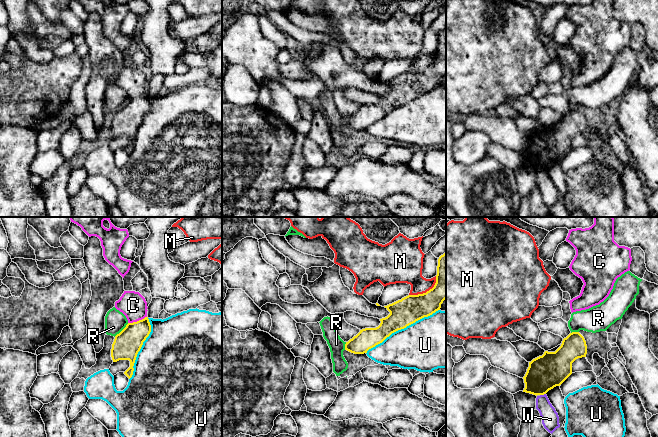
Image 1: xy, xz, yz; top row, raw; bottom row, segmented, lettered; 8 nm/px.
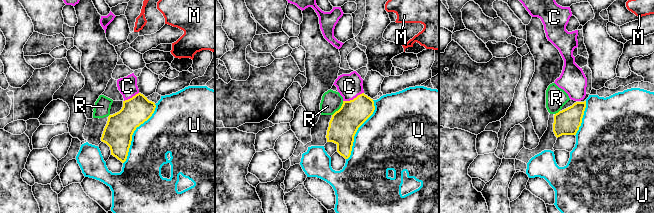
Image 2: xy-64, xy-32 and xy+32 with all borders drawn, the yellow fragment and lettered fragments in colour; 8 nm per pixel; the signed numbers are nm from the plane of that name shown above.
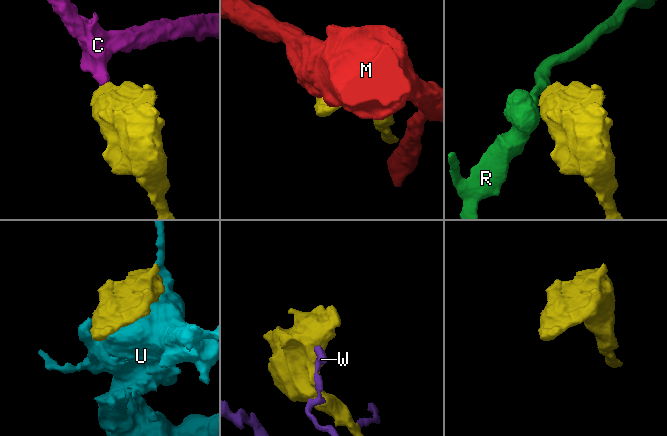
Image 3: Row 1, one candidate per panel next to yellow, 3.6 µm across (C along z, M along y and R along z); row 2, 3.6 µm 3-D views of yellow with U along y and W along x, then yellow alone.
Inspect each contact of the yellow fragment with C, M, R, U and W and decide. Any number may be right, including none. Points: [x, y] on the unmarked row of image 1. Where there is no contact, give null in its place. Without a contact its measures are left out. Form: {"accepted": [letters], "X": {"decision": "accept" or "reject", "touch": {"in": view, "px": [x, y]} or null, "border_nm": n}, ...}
{"accepted": ["C"], "C": {"decision": "accept", "touch": {"in": "xy", "px": [137, 97]}, "border_nm": 160}, "M": {"decision": "reject", "touch": {"in": "xz", "px": [427, 67]}, "border_nm": 280}, "R": {"decision": "reject", "touch": {"in": "xy", "px": [122, 106]}, "border_nm": 160}, "U": {"decision": "reject", "touch": {"in": "xz", "px": [402, 104]}, "border_nm": 700}, "W": {"decision": "reject", "touch": {"in": "yz", "px": [542, 170]}, "border_nm": 50}}

